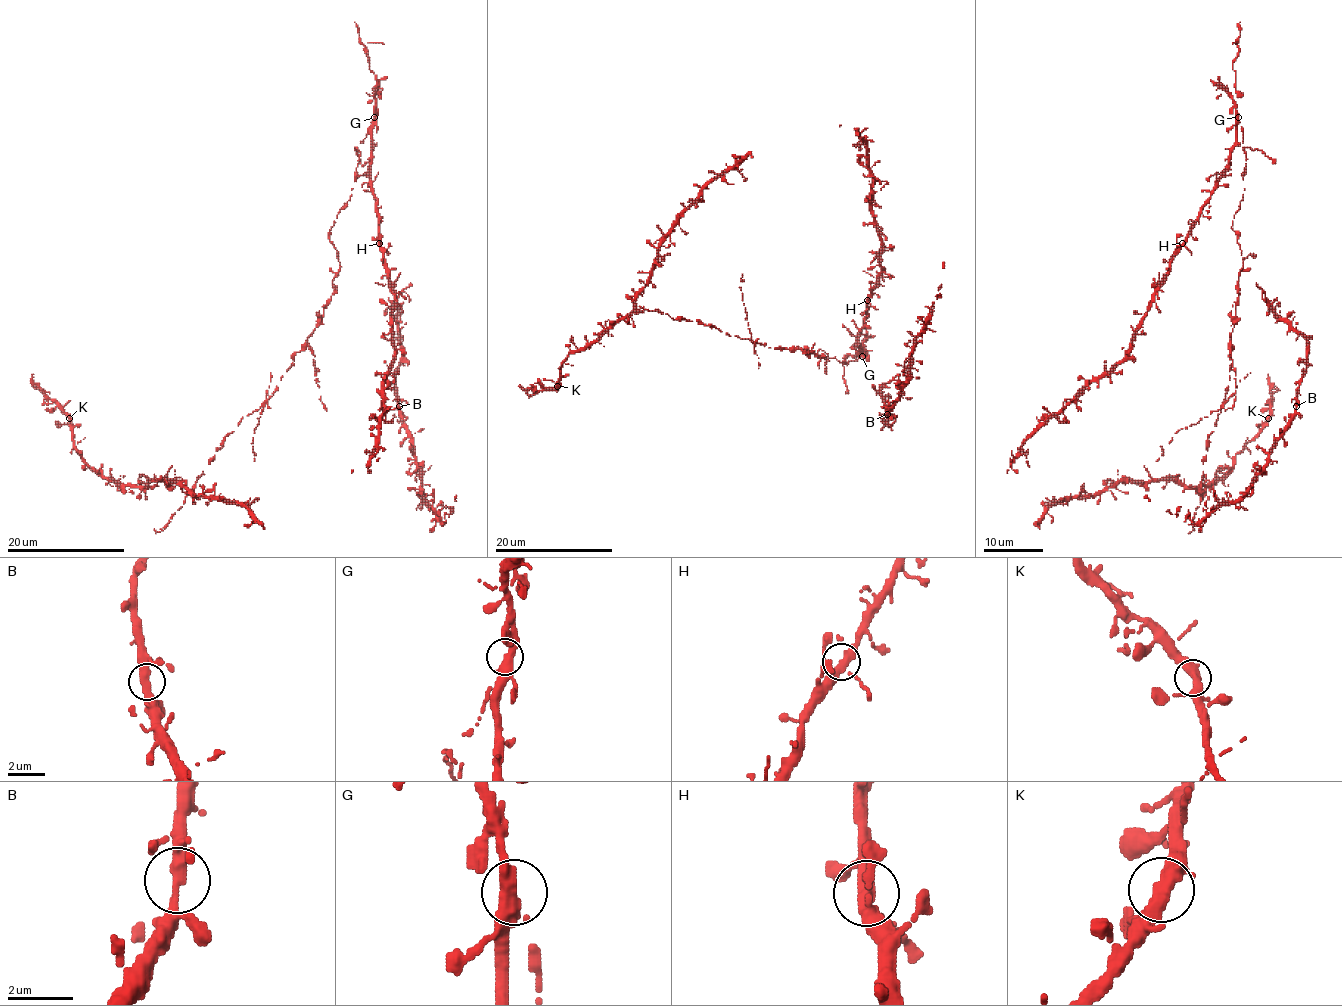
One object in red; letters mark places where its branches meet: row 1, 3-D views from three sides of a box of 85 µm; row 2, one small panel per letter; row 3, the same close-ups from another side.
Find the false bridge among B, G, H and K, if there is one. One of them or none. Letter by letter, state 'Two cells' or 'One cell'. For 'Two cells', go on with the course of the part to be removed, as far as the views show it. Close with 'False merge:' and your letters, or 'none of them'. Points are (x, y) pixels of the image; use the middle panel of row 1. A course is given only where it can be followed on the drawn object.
B: One cell
G: Two cells. Course of the part to remove: (862, 356), (848, 364), (820, 349), (817, 355), (828, 361), (698, 321), (642, 312)
H: One cell
K: One cell
False merge: G

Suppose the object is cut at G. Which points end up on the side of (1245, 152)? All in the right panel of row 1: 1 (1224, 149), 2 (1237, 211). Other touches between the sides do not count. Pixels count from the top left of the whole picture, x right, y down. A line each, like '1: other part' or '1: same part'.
1: other part
2: same part

